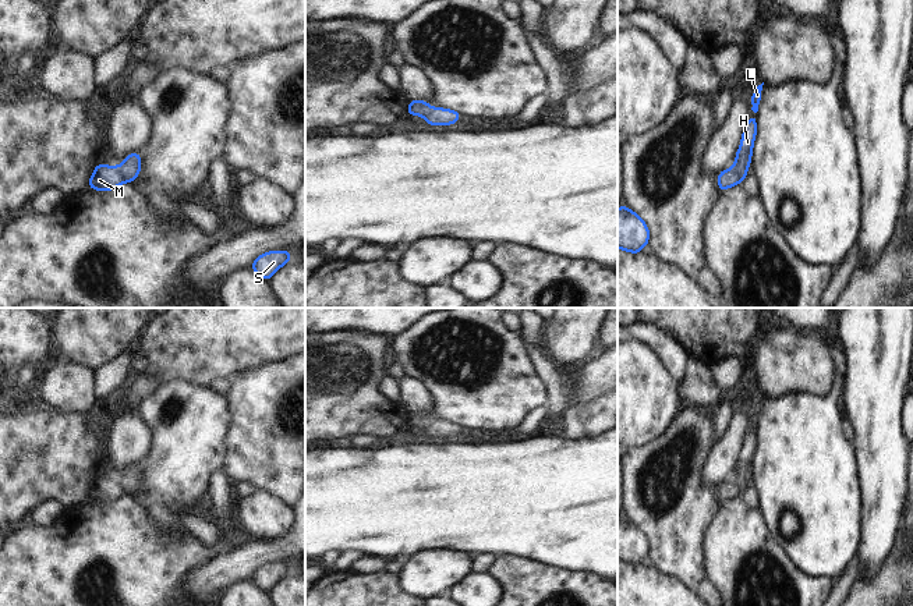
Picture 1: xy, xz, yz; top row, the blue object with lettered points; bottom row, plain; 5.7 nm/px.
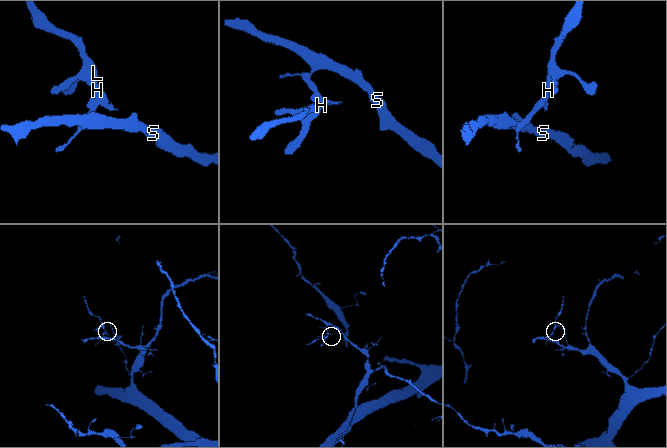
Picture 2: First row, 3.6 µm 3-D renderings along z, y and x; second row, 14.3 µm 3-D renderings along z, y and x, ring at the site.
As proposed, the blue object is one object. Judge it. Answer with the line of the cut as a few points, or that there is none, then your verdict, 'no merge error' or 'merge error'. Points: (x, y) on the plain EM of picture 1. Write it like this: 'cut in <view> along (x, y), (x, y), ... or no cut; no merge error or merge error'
cut in xy along (114, 479), (124, 493); merge error

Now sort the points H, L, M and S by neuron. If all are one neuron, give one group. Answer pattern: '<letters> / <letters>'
H L / M S

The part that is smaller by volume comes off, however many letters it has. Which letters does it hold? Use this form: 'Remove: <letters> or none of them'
Remove: H, L

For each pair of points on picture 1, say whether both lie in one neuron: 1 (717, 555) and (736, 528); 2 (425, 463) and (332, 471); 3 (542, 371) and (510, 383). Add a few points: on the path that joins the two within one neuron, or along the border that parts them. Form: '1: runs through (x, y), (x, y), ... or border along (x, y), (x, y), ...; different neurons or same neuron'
1: runs through (724, 548), (736, 535); same neuron
2: runs through (402, 471), (356, 471); same neuron
3: border along (523, 346), (524, 355), (542, 386), (545, 404); different neurons

